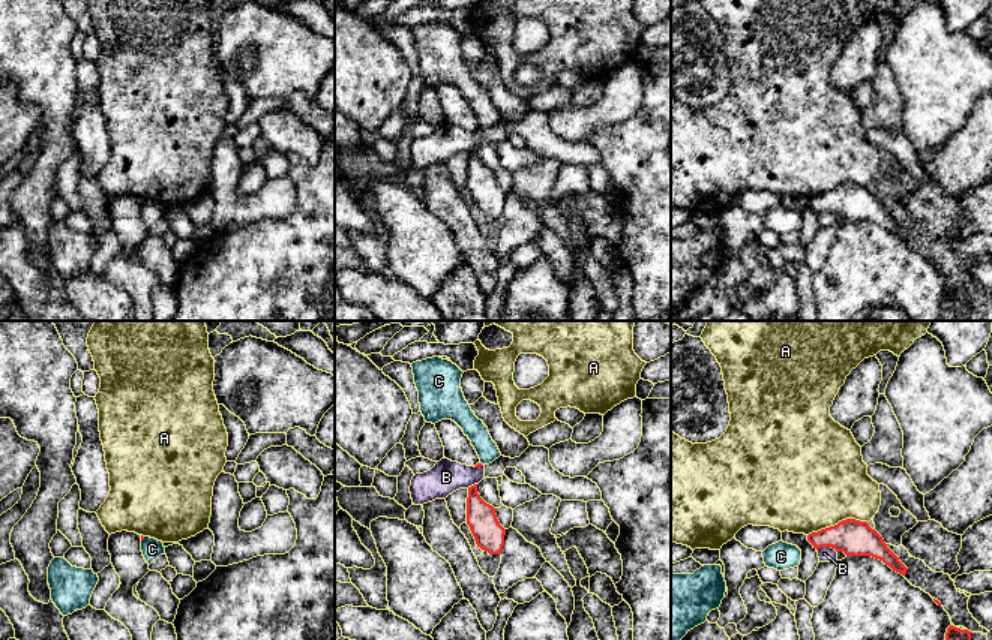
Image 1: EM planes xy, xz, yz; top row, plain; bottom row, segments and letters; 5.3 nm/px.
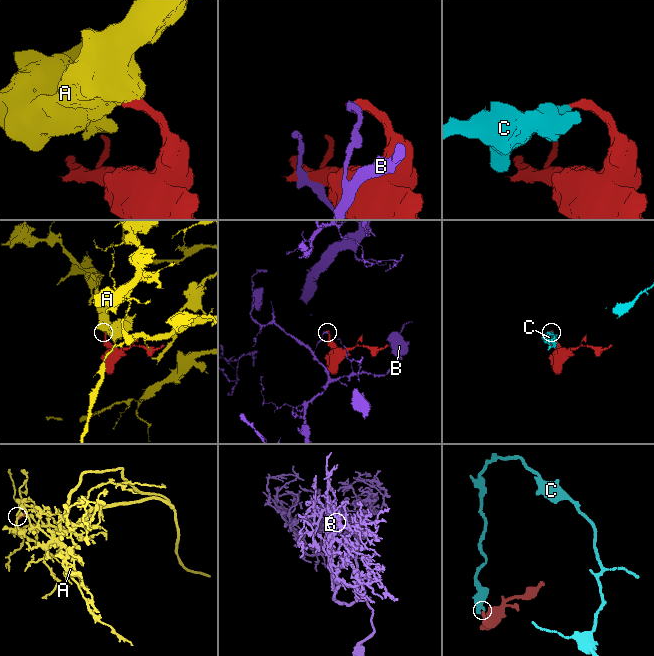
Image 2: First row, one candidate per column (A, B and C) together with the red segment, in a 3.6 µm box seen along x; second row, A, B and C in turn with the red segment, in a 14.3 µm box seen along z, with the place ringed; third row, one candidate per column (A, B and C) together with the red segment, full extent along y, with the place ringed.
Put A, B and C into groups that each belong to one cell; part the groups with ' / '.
A / B / C

